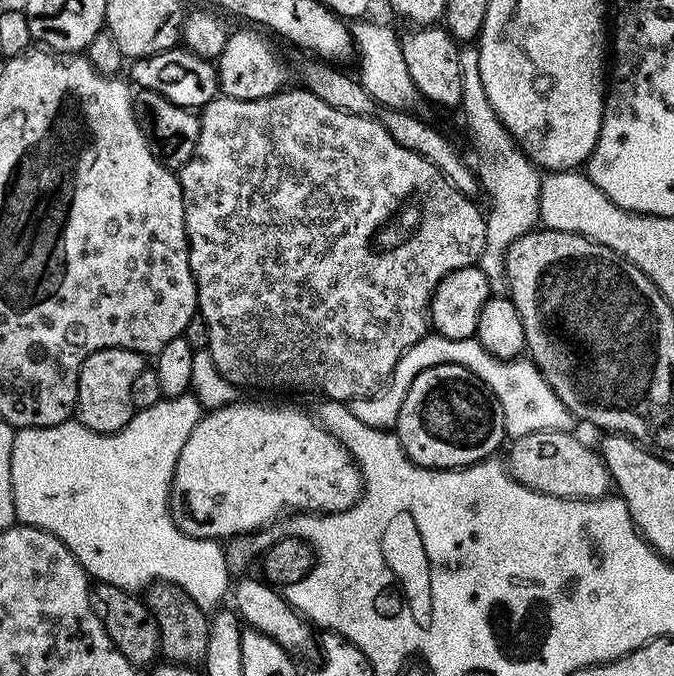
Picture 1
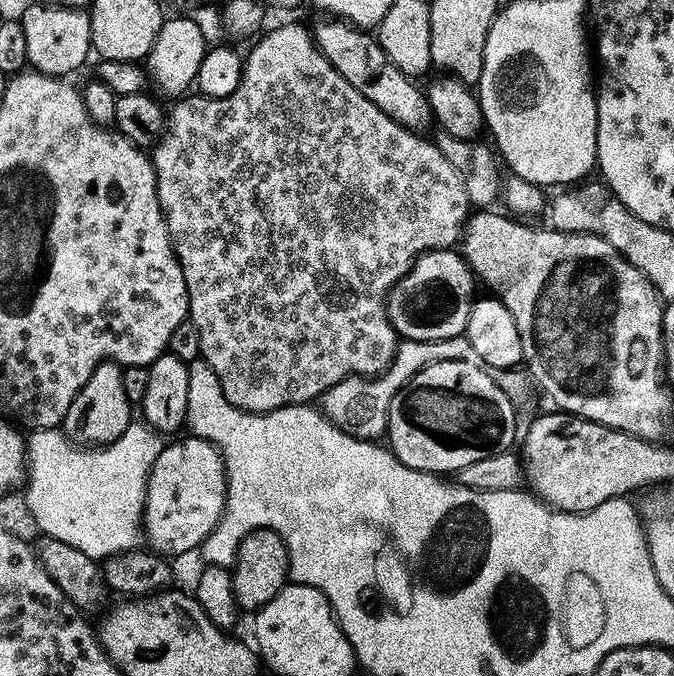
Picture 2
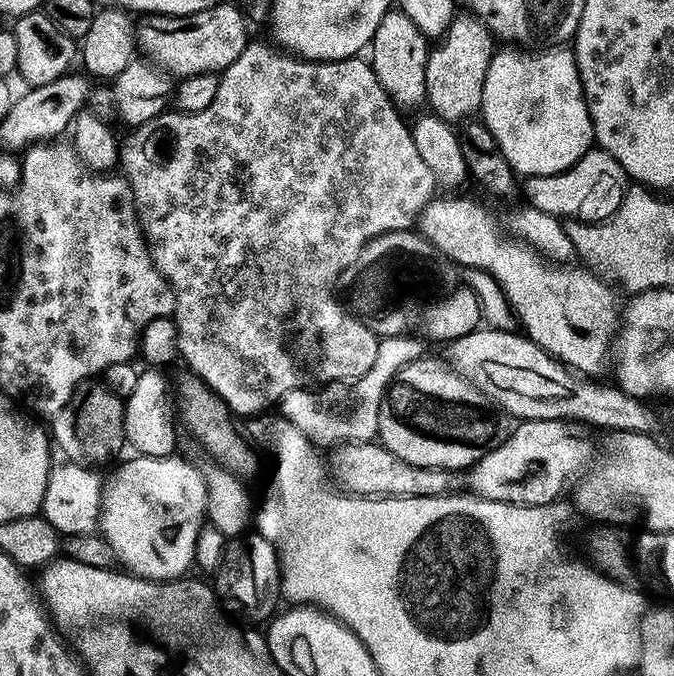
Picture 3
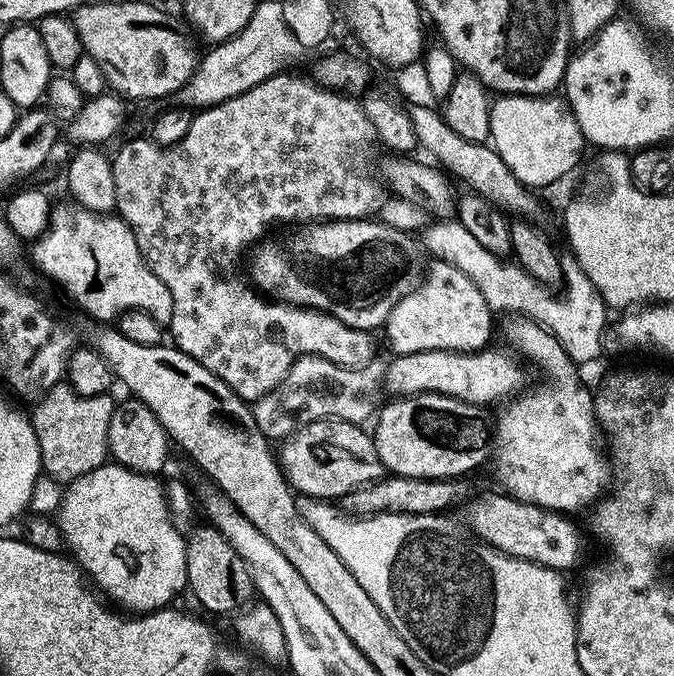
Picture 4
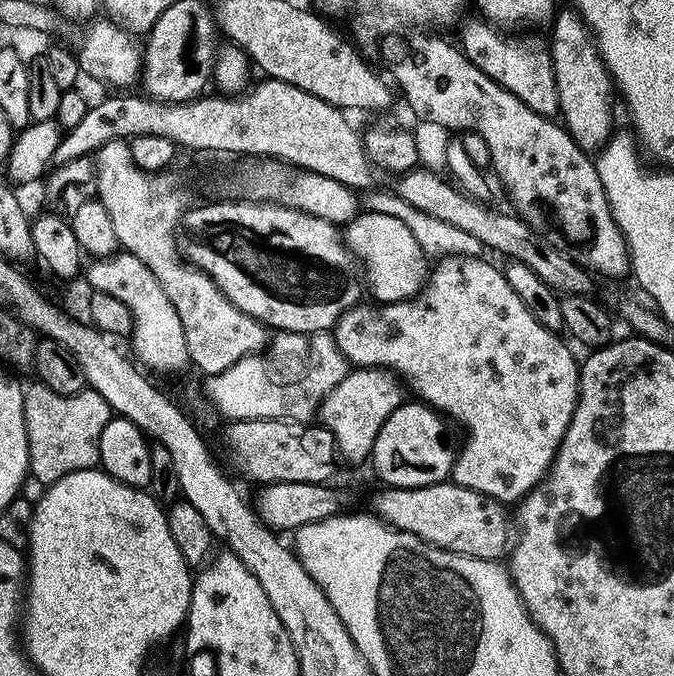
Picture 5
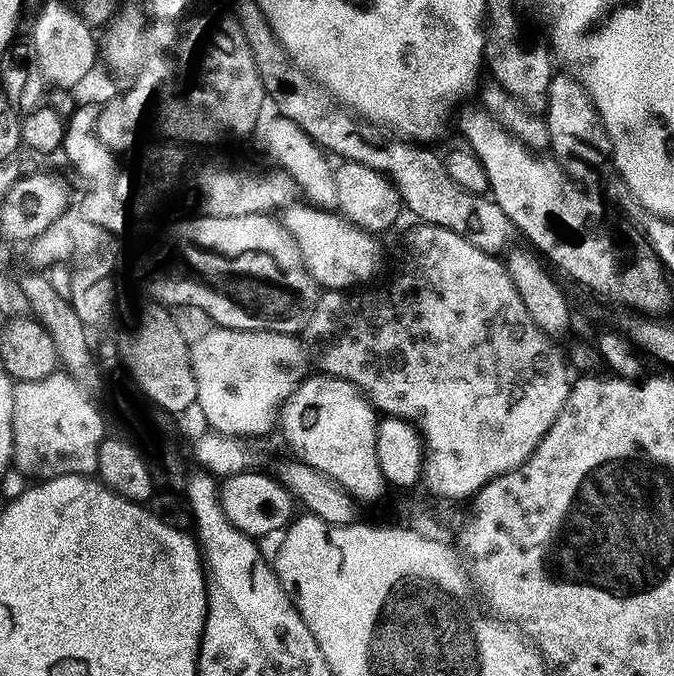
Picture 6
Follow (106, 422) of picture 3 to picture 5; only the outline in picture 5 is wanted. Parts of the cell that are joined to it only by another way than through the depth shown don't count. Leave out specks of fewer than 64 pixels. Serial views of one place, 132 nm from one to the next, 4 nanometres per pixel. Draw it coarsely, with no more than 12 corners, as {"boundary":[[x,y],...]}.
{"boundary":[[24,388],[28,471],[46,486],[100,463],[102,394]]}

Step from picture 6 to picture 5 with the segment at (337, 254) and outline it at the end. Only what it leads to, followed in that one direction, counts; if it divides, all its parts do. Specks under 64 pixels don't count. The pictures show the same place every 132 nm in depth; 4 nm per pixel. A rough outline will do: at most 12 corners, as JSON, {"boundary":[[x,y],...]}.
{"boundary":[[361,211],[343,229],[377,301],[415,296],[426,253],[401,219]]}

